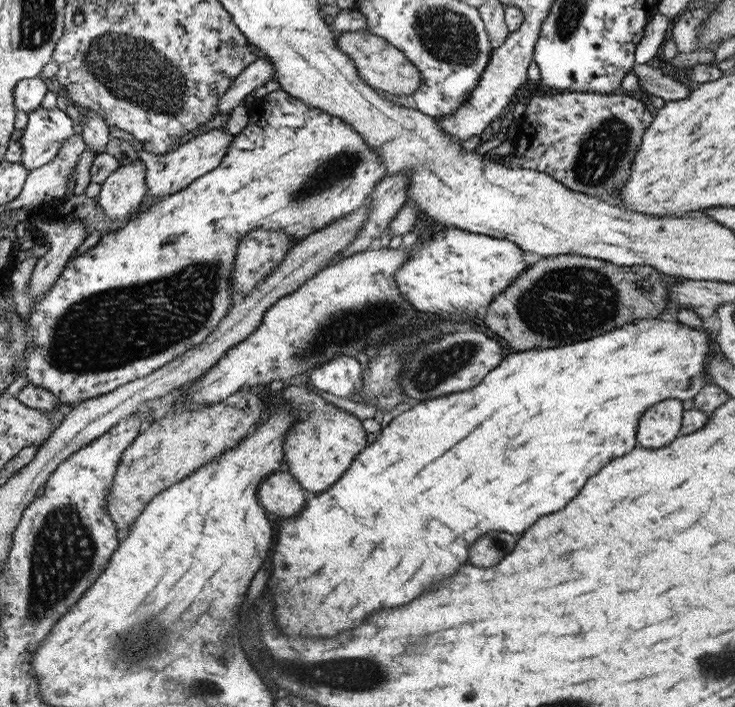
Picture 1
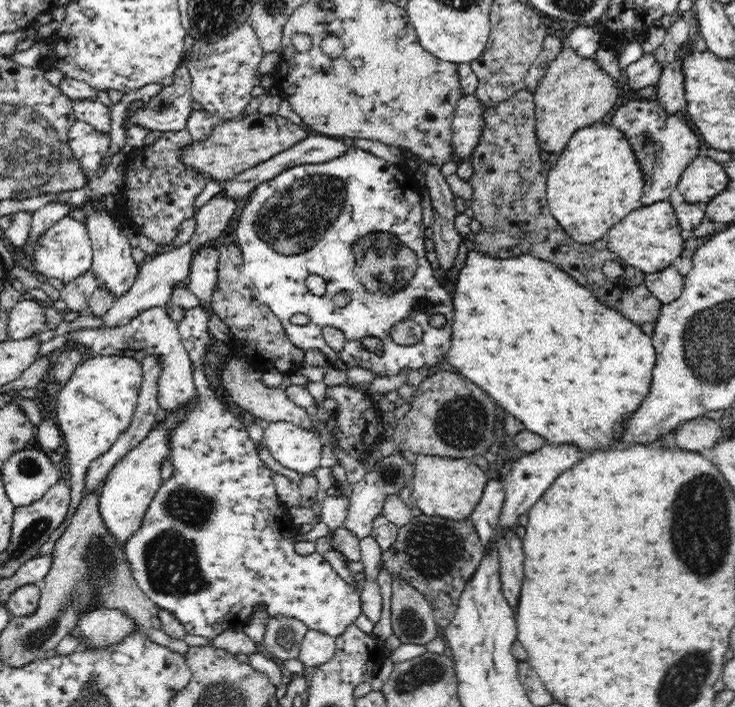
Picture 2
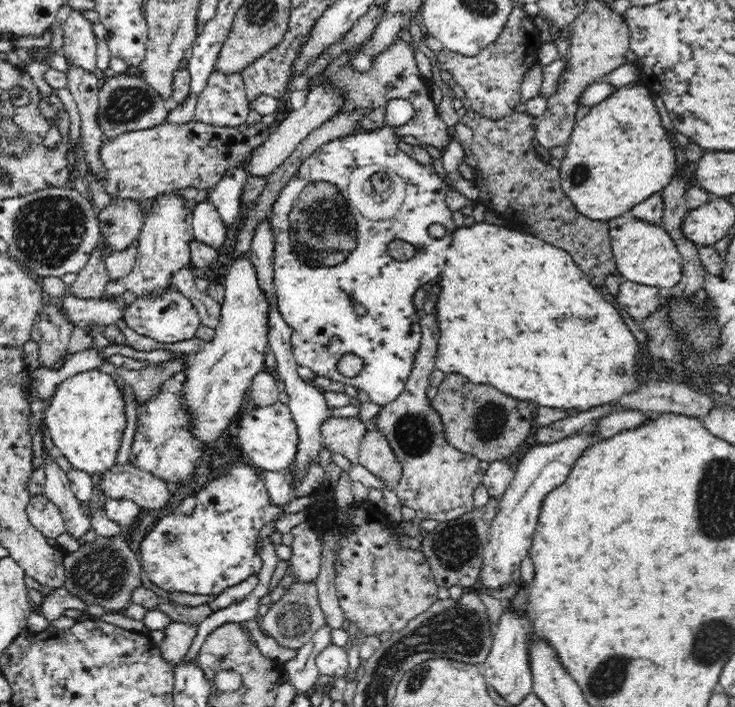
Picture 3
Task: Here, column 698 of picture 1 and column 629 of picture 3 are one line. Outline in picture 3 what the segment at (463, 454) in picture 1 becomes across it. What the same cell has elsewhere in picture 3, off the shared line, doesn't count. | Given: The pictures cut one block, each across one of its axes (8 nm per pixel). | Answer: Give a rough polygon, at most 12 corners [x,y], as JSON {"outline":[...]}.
{"outline":[[452,233],[436,369],[576,414],[644,384],[572,255]]}

